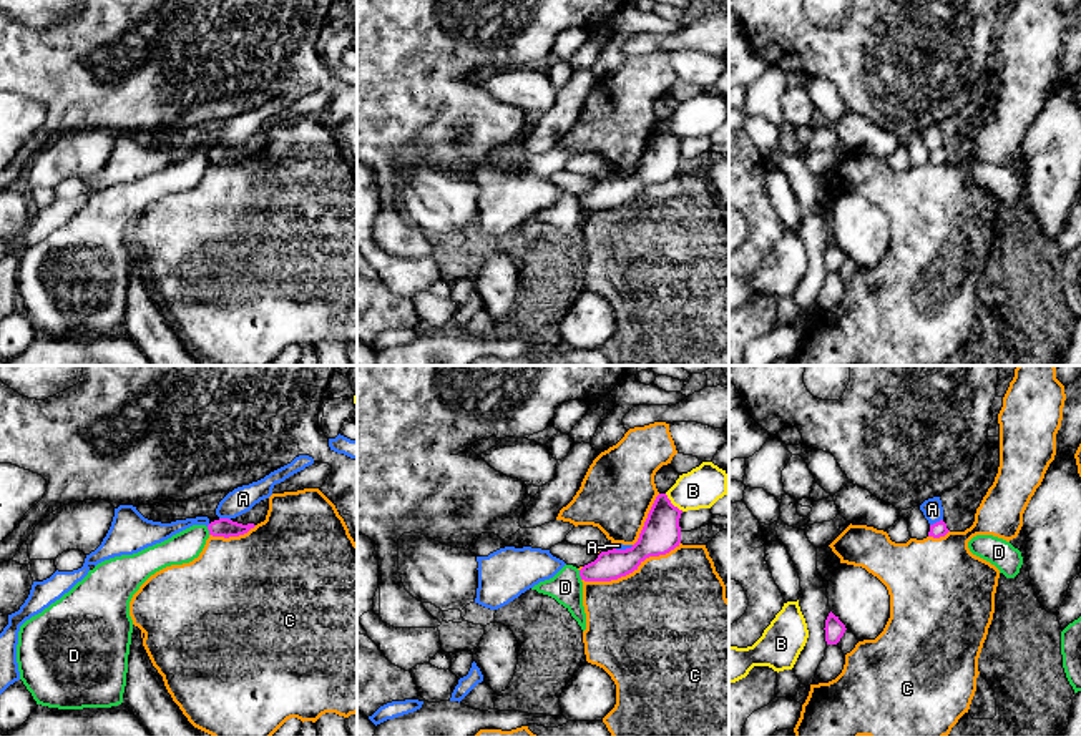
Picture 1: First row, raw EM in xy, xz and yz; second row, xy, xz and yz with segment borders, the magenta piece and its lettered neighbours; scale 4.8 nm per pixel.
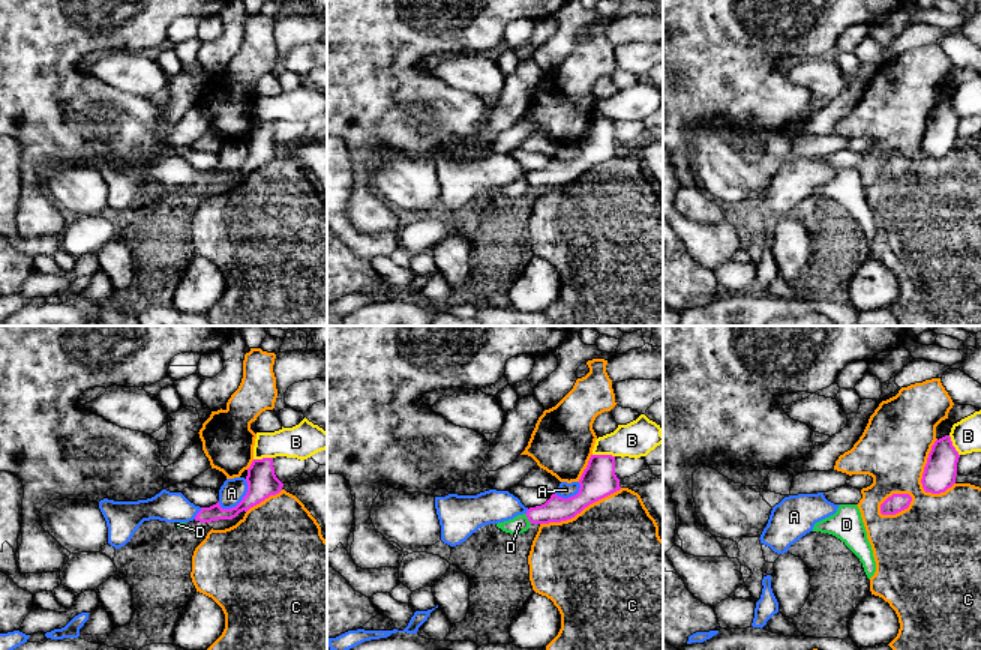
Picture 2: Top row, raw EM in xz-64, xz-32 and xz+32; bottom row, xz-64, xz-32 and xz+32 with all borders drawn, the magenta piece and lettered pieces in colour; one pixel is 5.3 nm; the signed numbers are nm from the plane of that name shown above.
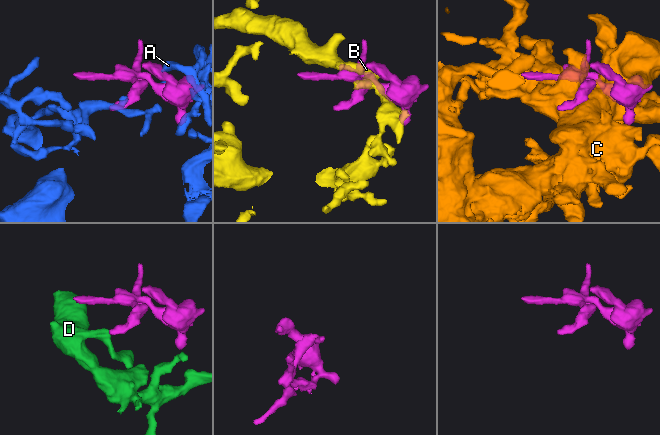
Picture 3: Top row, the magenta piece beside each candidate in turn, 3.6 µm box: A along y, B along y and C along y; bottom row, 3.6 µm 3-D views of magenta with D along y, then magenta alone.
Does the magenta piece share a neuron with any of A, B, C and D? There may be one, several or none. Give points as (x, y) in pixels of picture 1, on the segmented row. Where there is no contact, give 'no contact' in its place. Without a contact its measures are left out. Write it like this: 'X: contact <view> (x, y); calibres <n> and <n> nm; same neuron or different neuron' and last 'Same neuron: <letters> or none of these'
A: contact yz (937, 522); calibres 70 and 100 nm; different neuron
B: contact xz (671, 504); calibres 190 and 200 nm; different neuron
C: contact xz (630, 572); calibres 190 and 480 nm; different neuron
D: contact xz (580, 575); calibres 140 and 160 nm; different neuron
Same neuron: none of these

